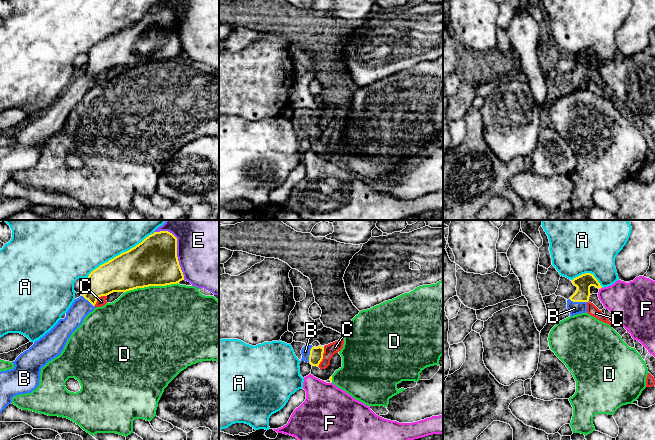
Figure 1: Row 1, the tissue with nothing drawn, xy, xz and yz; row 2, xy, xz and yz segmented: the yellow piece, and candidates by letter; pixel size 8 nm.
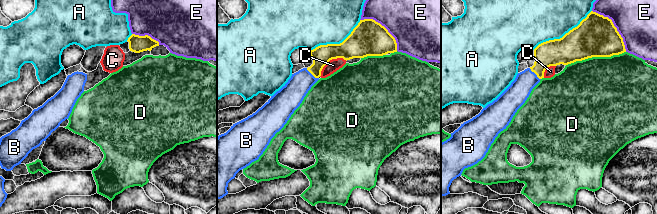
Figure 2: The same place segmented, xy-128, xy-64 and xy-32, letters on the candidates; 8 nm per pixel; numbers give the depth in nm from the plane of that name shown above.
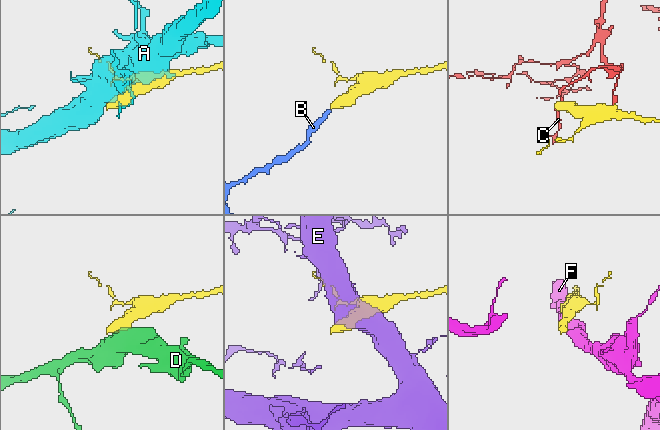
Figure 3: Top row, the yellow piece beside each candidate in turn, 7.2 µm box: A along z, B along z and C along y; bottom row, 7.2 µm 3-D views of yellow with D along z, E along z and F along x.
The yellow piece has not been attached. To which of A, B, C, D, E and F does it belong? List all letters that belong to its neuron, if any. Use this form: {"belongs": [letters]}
{"belongs": ["B"]}

